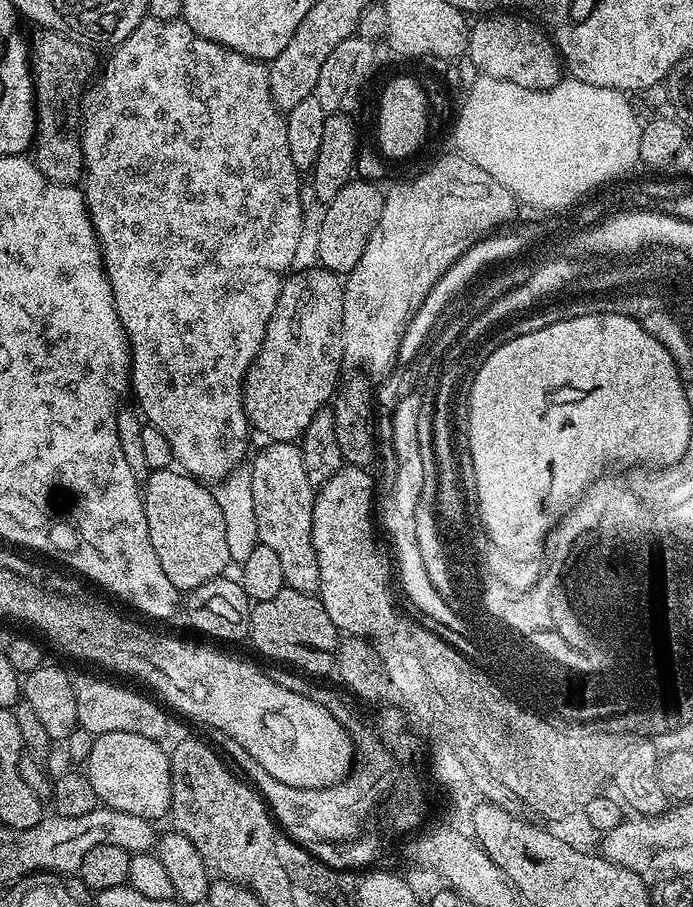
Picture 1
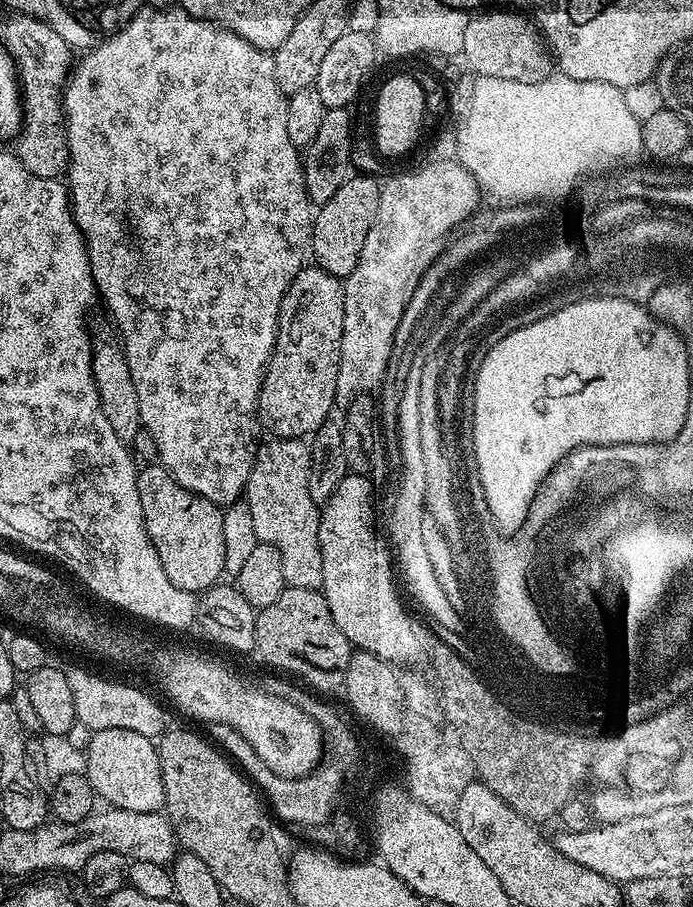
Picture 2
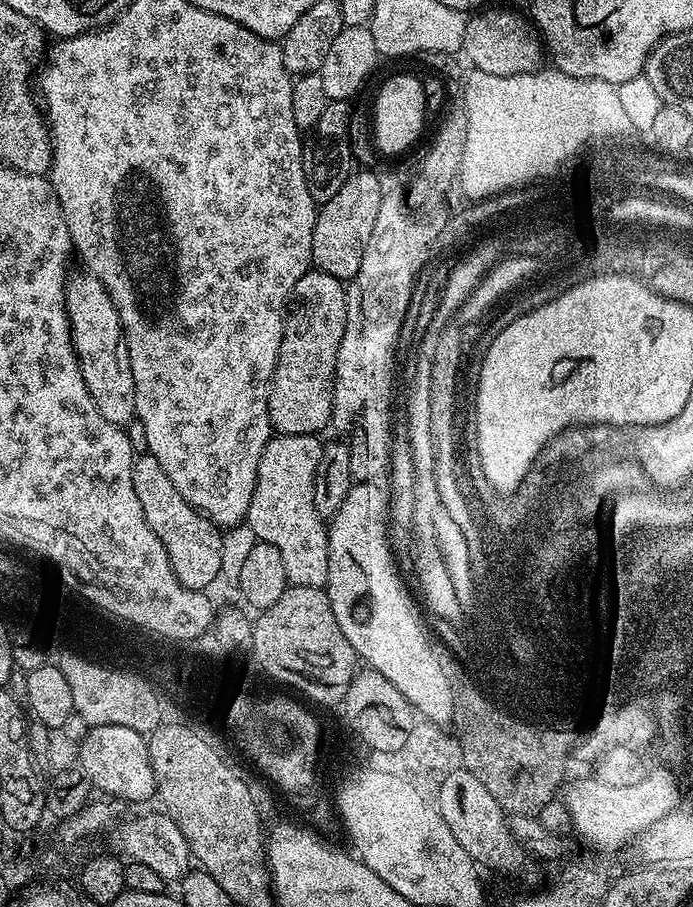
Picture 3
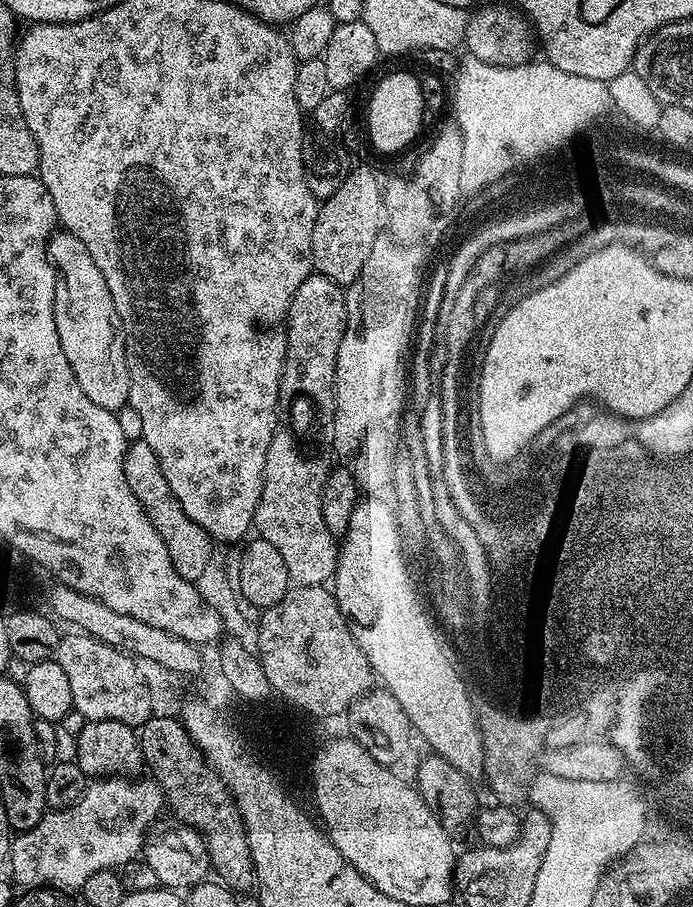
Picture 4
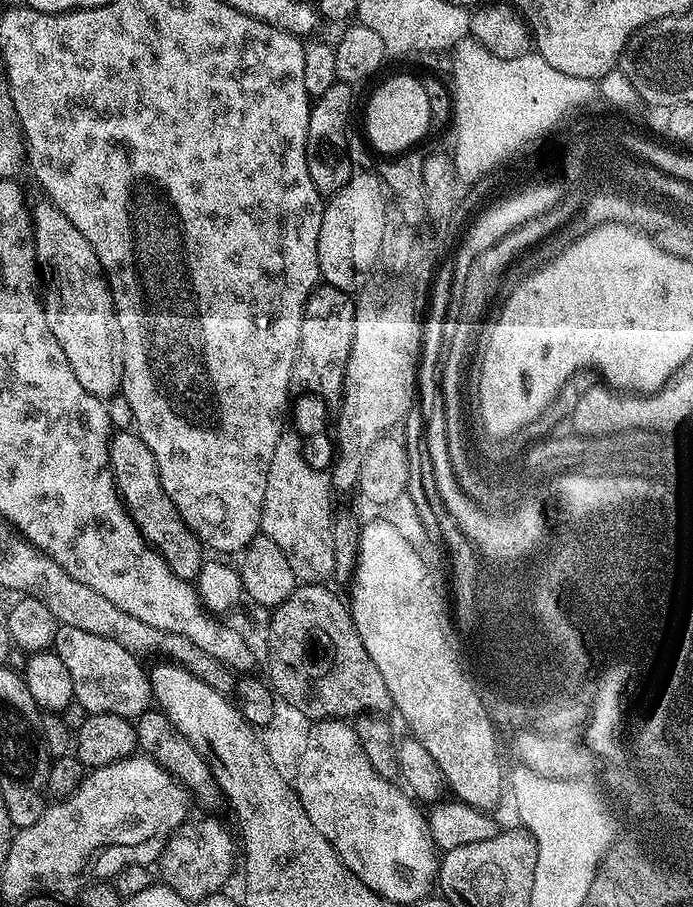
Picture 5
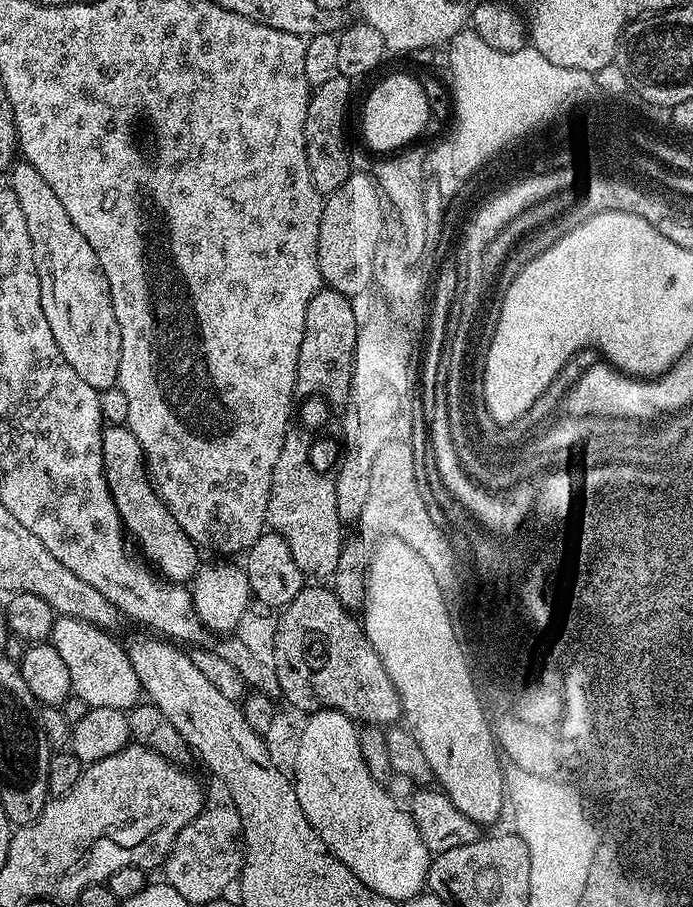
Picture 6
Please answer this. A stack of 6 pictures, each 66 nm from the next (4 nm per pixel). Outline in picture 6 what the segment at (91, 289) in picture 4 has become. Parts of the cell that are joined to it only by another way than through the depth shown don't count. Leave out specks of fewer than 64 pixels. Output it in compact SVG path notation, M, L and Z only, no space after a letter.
M27 162L13 163L6 176L14 194L18 194L22 214L26 214L26 226L32 243L34 266L40 283L42 310L46 314L46 322L50 322L50 330L54 334L54 342L58 342L58 350L70 362L71 368L77 372L78 378L97 390L117 387L118 362L122 358L122 334L118 330L118 318L114 318L114 302L110 298L110 282L106 282L106 274L102 270L102 262L98 262L98 254L94 254L90 242L82 235L82 230L70 222L70 214L62 207L62 202L46 186L46 178L34 170Z

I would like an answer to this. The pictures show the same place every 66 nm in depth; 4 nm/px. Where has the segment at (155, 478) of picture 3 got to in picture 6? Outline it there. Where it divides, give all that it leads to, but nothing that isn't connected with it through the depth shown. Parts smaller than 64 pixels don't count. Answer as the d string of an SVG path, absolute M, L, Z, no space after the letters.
M113 424L105 427L102 438L102 458L106 482L114 498L114 506L118 506L118 514L124 523L125 533L135 543L136 540L140 543L139 551L143 559L151 562L155 571L169 582L191 581L196 575L196 569L202 563L202 557L199 556L201 553L198 551L198 545L186 535L182 526L178 526L174 514L170 514L162 498L156 493L152 477L148 475L144 451L138 438L134 438L134 434L125 425Z

